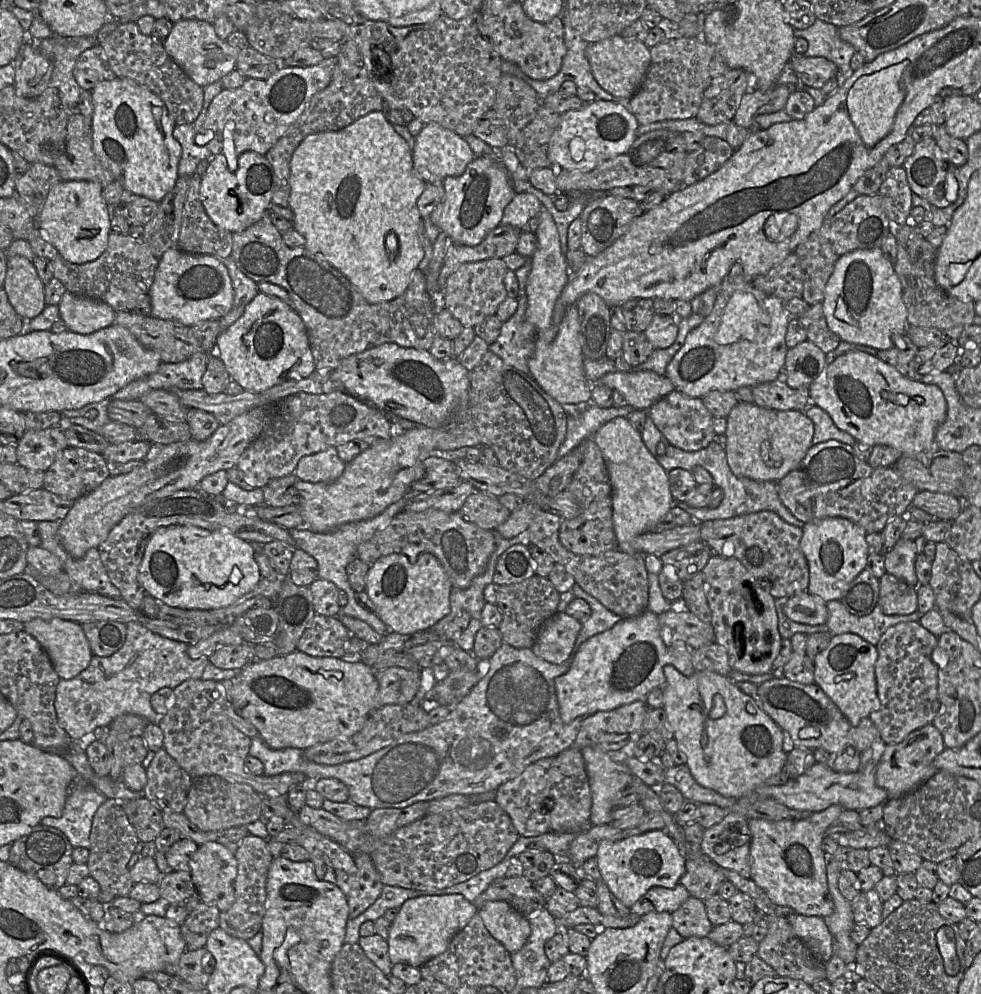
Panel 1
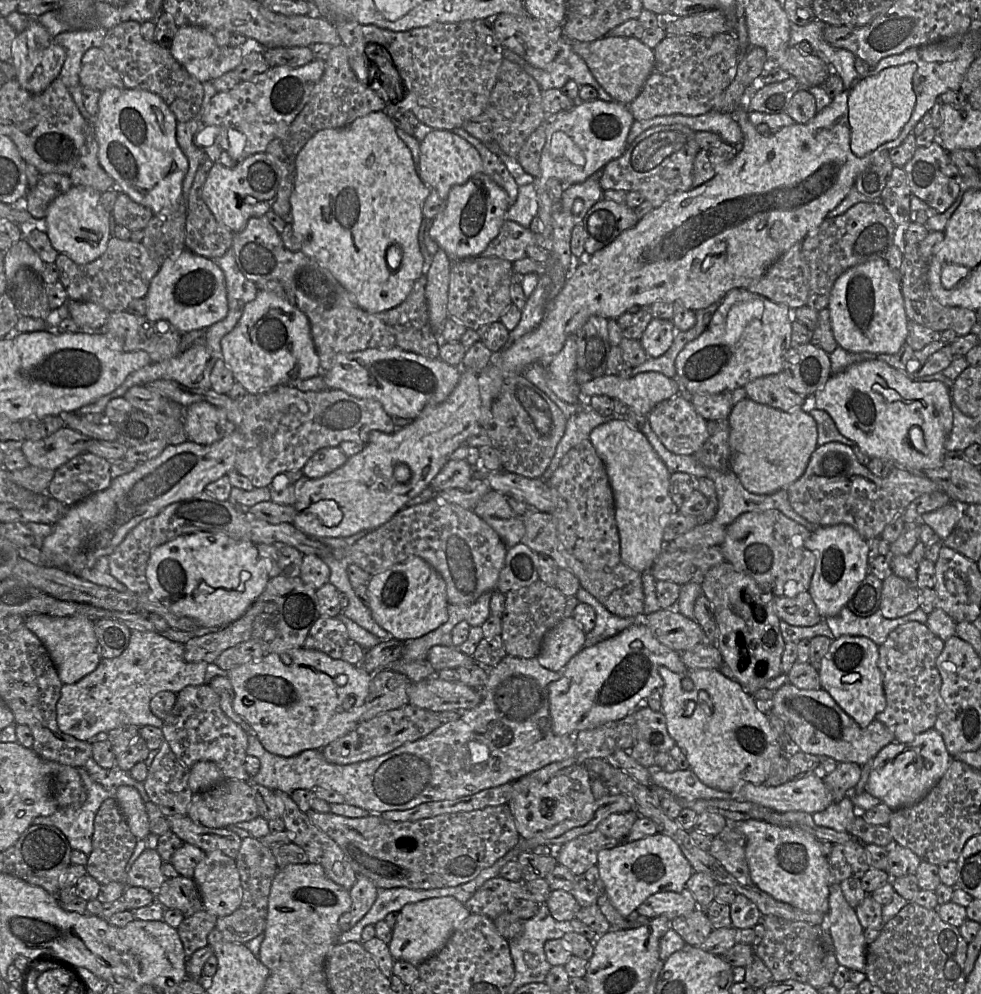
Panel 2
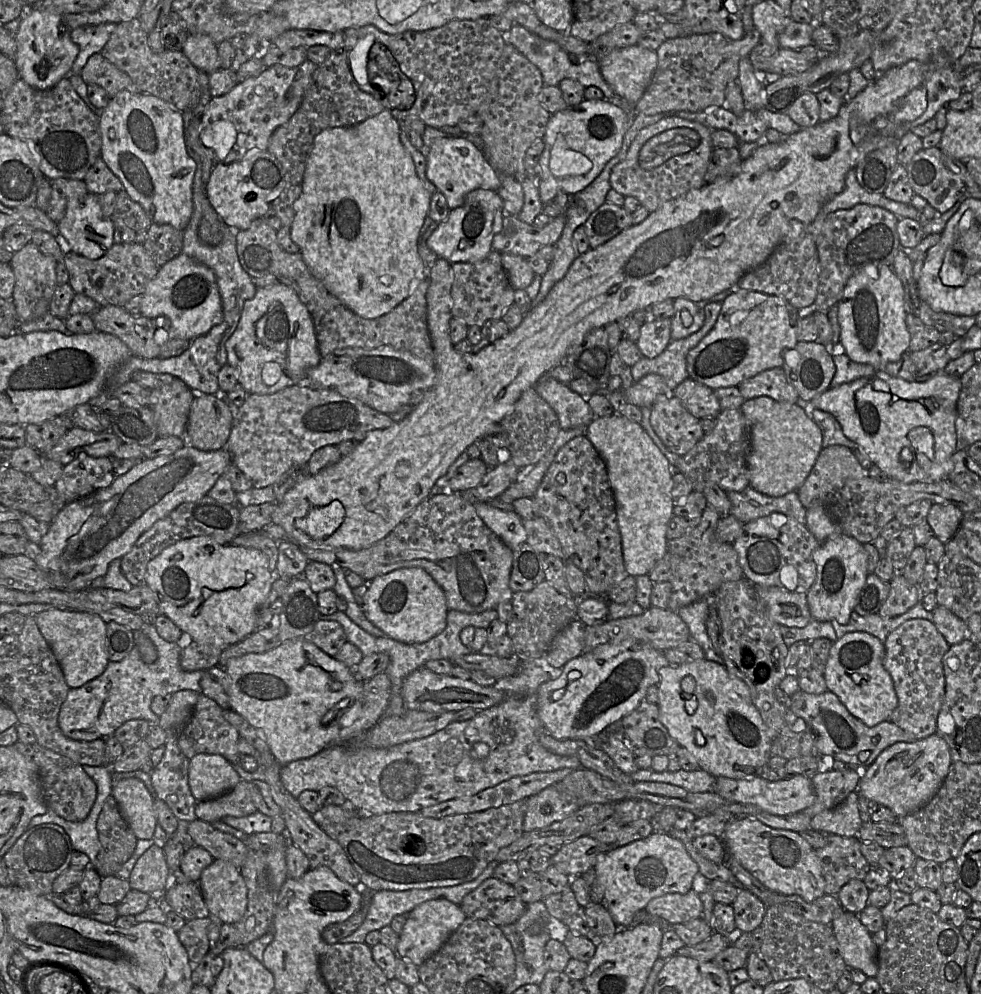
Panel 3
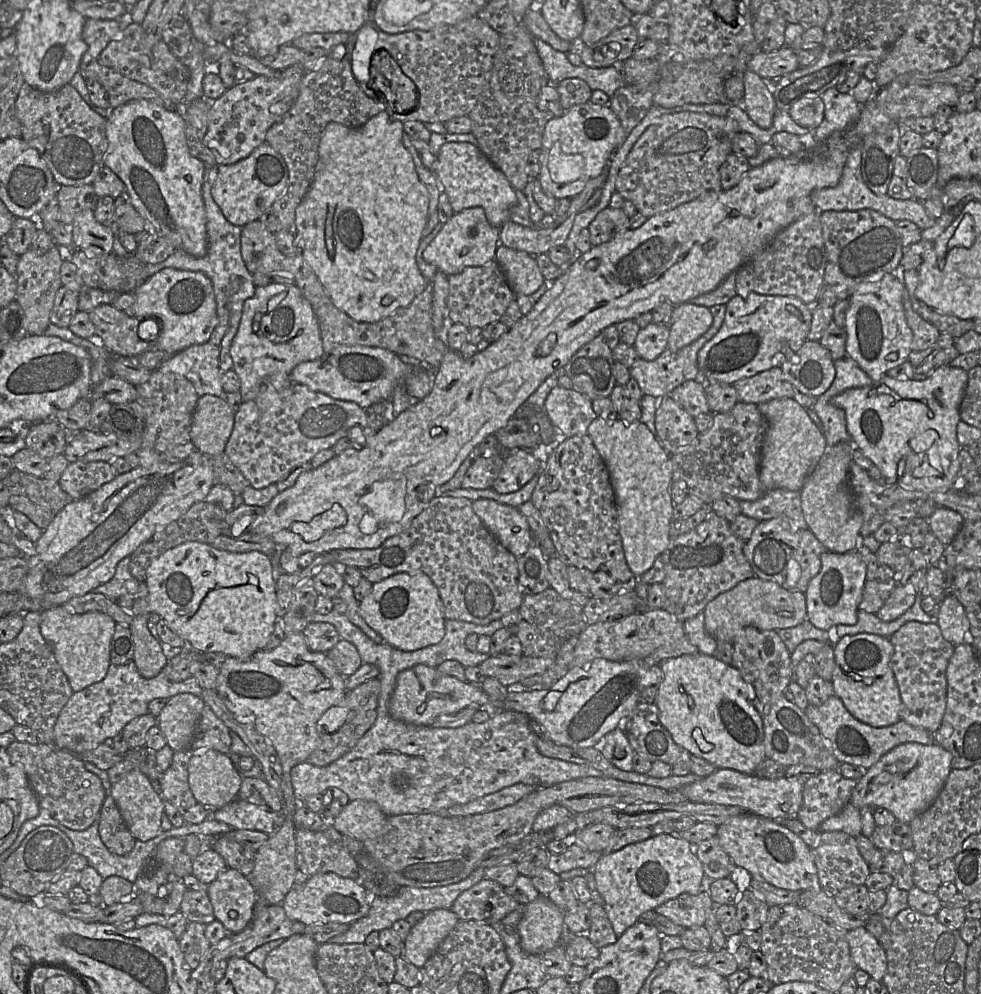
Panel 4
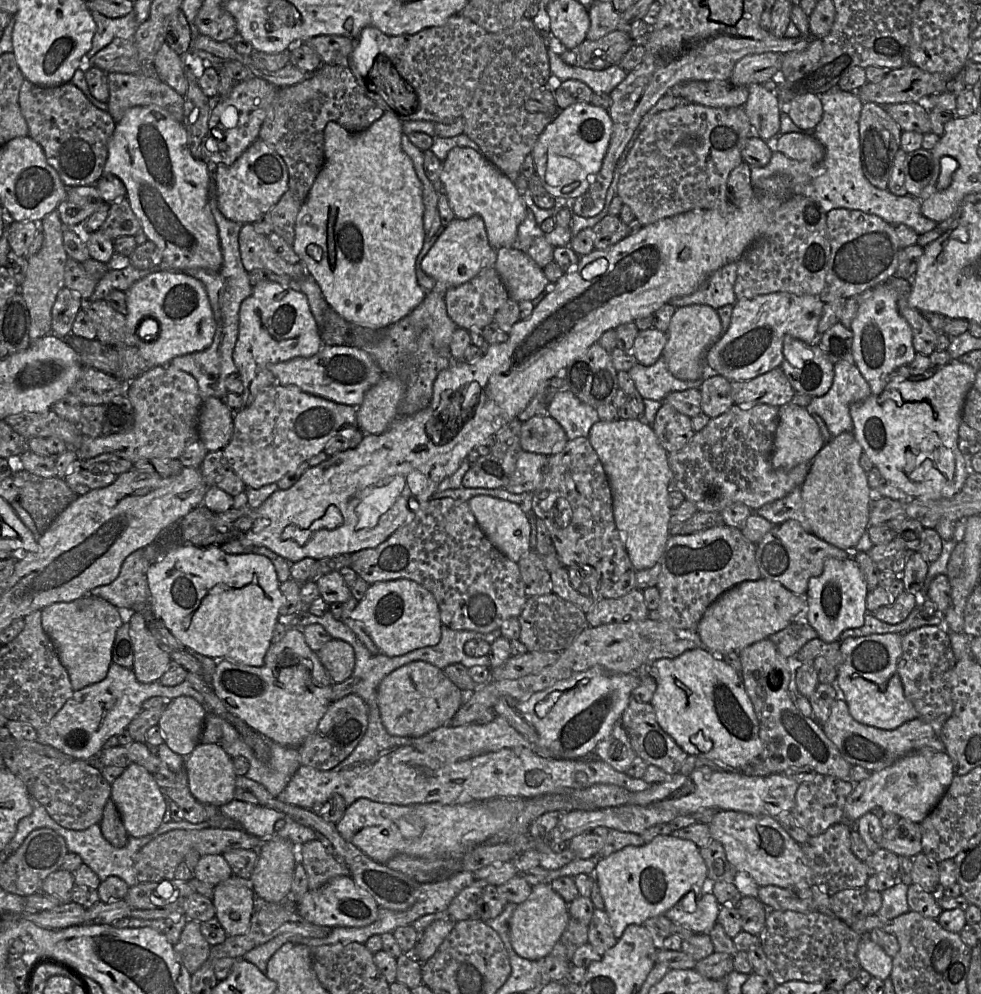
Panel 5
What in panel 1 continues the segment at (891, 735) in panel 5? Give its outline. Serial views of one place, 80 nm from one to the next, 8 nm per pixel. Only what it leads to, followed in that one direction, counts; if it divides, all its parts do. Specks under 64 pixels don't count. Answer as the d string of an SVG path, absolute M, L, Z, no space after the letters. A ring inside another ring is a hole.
M786 677L773 678L758 686L757 697L756 702L759 707L784 732L790 734L795 747L810 750L821 748L830 755L836 755L843 752L848 746L852 746L862 753L873 745L883 743L879 731L869 717L863 718L856 727L852 726L835 703L815 683L804 685ZM806 726L818 729L819 736L801 739L799 731Z

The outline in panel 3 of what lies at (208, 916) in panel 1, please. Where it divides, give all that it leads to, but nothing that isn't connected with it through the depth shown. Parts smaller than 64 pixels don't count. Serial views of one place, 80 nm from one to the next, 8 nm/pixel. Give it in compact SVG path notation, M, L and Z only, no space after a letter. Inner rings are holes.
M213 917L197 918L185 922L177 932L180 943L184 946L191 966L198 965L202 958L210 951L208 928Z

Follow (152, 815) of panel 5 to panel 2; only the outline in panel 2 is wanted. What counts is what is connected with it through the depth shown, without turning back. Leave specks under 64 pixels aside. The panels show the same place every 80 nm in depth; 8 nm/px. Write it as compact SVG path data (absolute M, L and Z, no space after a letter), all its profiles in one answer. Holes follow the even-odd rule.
M128 785L119 786L114 798L132 833L138 840L145 839L150 834L149 820L145 802L137 789Z

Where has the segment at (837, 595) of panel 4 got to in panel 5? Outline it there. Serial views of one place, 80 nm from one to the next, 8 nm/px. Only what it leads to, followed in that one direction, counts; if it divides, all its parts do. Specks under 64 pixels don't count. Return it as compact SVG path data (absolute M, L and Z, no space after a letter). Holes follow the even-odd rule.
M827 558L822 574L808 582L806 620L817 631L818 638L827 643L835 642L844 630L863 626L867 593L866 582L854 558Z

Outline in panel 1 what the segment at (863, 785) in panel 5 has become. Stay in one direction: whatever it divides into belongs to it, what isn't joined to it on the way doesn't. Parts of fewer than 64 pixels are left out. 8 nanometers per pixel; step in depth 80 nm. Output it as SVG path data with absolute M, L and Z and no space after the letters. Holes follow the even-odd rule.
M933 724L911 732L898 744L883 743L883 753L876 768L876 785L888 793L889 799L913 791L938 772L934 761L945 748L941 733Z

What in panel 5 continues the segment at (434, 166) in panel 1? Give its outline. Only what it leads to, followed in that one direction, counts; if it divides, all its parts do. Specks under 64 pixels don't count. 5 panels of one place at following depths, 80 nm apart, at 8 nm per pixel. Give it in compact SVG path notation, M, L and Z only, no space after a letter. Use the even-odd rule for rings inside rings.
M470 147L452 148L442 163L441 181L443 192L447 195L457 218L468 219L474 215L479 215L484 220L489 242L493 248L498 250L501 247L516 247L518 227L527 214L525 200L509 177L496 168L482 152Z

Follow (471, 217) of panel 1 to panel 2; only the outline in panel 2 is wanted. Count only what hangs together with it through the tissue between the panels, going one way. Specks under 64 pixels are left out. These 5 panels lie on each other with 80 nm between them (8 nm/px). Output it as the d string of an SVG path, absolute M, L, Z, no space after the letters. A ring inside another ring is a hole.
M483 172L472 176L465 184L453 186L443 211L432 220L430 236L444 250L452 261L478 257L488 244L498 235L509 208L507 193Z

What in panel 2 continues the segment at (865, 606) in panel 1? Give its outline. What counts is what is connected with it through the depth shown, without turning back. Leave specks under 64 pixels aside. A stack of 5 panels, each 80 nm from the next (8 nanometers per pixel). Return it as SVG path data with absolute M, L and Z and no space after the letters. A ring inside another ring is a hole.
M868 574L853 591L846 607L857 617L869 617L879 608L882 594L882 581Z

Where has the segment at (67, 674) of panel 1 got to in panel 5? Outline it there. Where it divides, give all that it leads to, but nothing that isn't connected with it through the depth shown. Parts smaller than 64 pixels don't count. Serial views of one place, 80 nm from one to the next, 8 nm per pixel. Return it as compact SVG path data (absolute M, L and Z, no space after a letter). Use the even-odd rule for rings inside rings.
M85 595L71 602L59 602L41 610L42 628L52 640L61 664L67 670L73 691L103 680L112 663L112 646L118 628L123 624L119 609L108 600Z

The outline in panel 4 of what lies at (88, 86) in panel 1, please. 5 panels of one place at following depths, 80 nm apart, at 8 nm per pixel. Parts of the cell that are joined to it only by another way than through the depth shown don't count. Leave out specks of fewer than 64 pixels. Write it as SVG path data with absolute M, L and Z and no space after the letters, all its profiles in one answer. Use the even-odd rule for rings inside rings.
M97 60L80 68L85 80L88 78L98 81L106 90L110 108L116 108L128 102L145 99L170 111L176 111L177 106L163 99L153 88L129 79L117 71L101 65Z

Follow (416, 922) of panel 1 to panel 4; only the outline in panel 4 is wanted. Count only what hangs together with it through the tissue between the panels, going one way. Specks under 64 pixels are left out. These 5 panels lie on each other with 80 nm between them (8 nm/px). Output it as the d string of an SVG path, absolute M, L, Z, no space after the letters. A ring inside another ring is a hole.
M435 909L414 926L403 942L401 955L421 968L455 927L459 918L451 909Z

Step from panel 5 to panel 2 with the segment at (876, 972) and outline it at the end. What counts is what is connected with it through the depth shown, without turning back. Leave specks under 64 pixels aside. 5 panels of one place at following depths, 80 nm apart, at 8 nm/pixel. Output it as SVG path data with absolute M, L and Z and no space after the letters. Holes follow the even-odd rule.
M840 884L829 886L830 935L834 954L840 965L850 970L863 971L867 943L855 909L846 901Z

